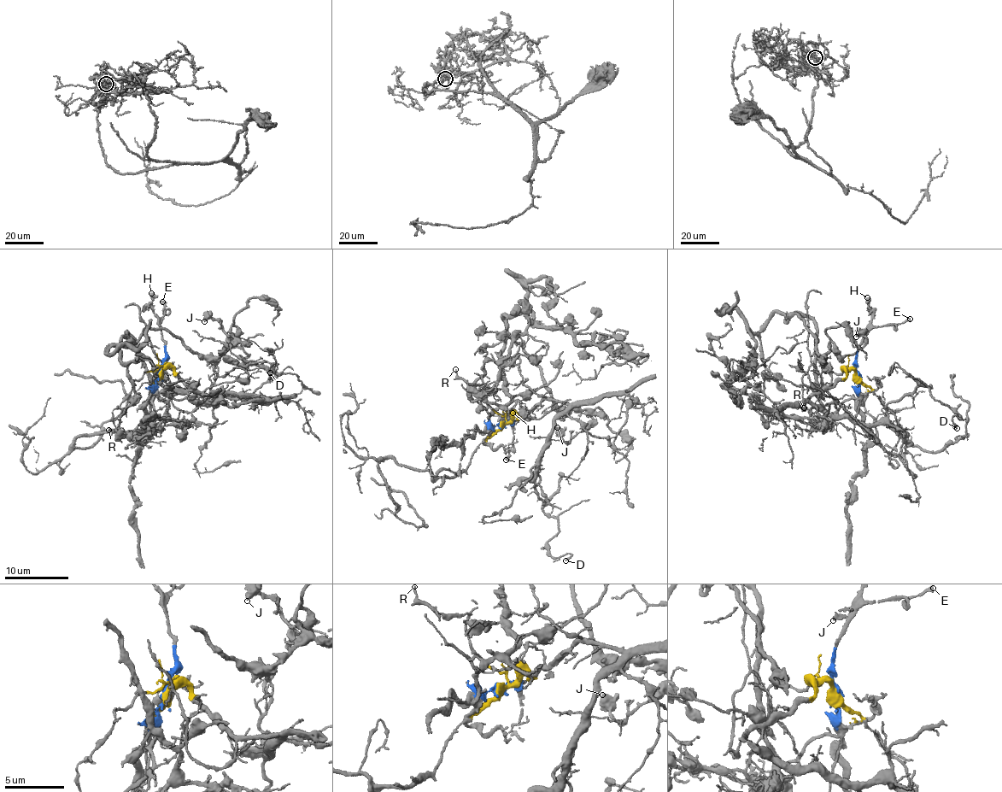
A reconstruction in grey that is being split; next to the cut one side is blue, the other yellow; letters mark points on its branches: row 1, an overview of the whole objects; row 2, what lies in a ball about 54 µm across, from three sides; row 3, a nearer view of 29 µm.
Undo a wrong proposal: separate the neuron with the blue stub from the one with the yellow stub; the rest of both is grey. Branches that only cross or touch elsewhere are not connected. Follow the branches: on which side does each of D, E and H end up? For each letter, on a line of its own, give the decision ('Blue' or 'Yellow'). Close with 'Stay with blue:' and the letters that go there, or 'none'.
D: Yellow
E: Blue
H: Blue
Stay with blue: E, H

